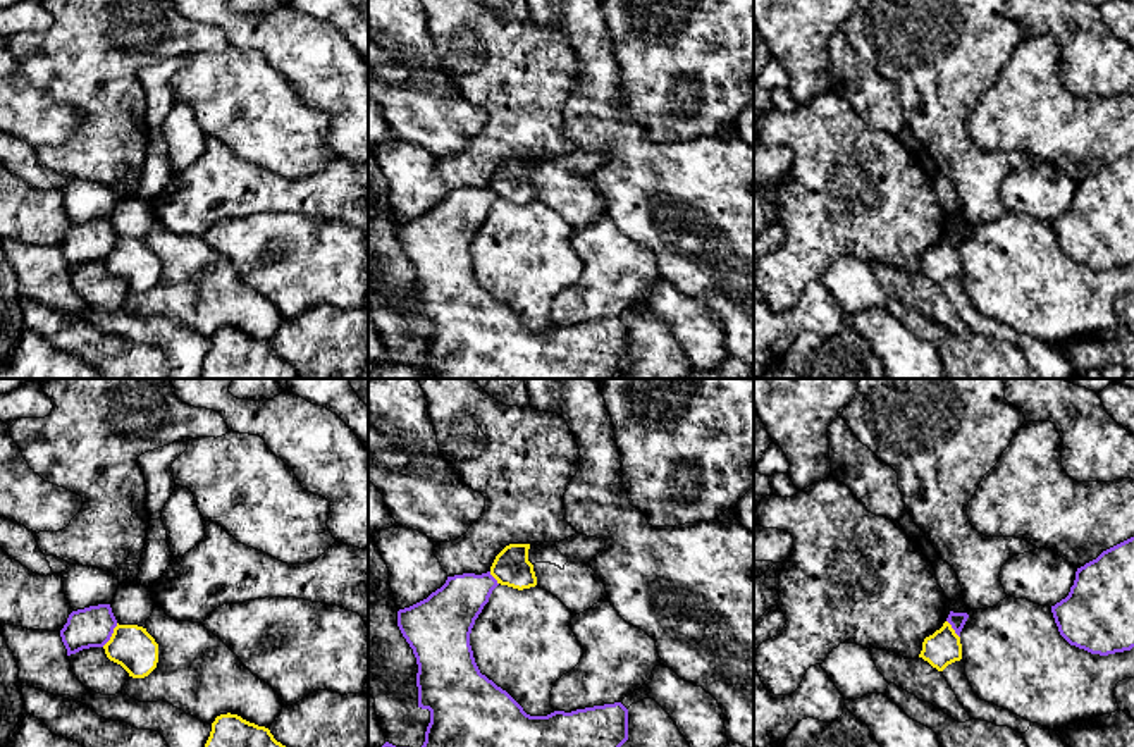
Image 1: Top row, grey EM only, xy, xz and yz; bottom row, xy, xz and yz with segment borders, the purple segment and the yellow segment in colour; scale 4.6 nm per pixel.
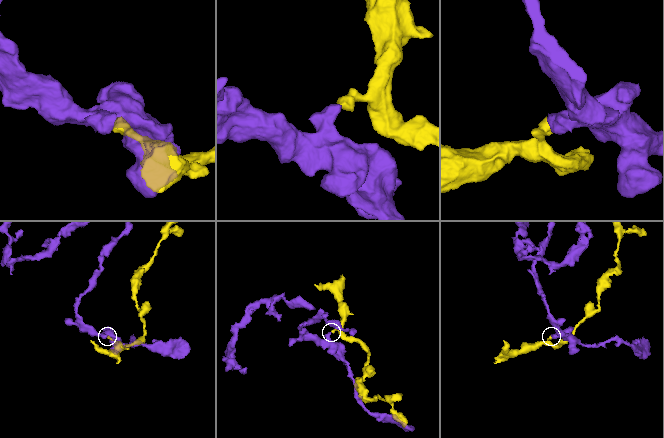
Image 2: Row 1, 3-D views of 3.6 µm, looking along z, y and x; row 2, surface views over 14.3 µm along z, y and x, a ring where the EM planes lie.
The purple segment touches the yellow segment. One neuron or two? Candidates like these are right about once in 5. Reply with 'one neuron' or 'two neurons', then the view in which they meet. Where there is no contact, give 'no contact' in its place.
two neurons; contact in xy

